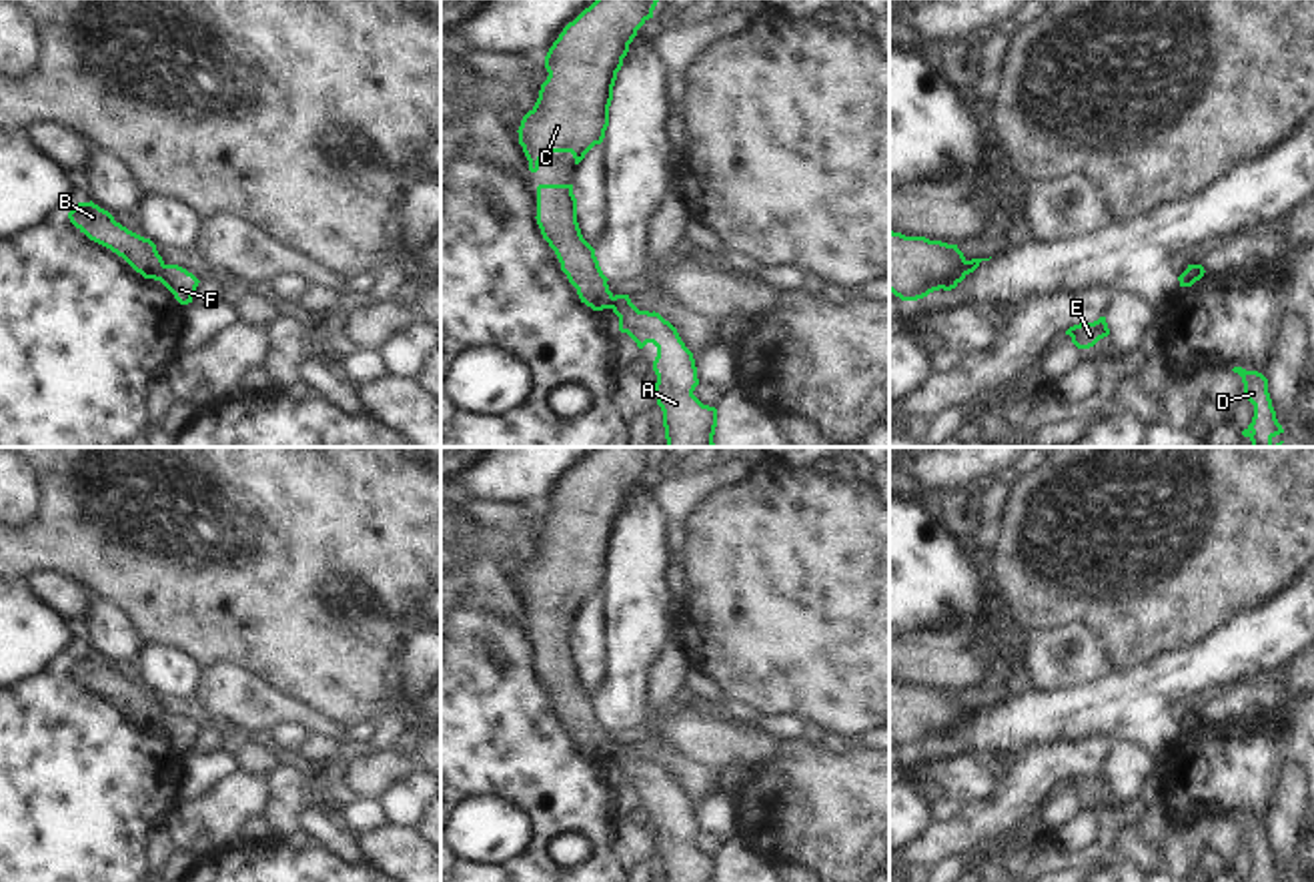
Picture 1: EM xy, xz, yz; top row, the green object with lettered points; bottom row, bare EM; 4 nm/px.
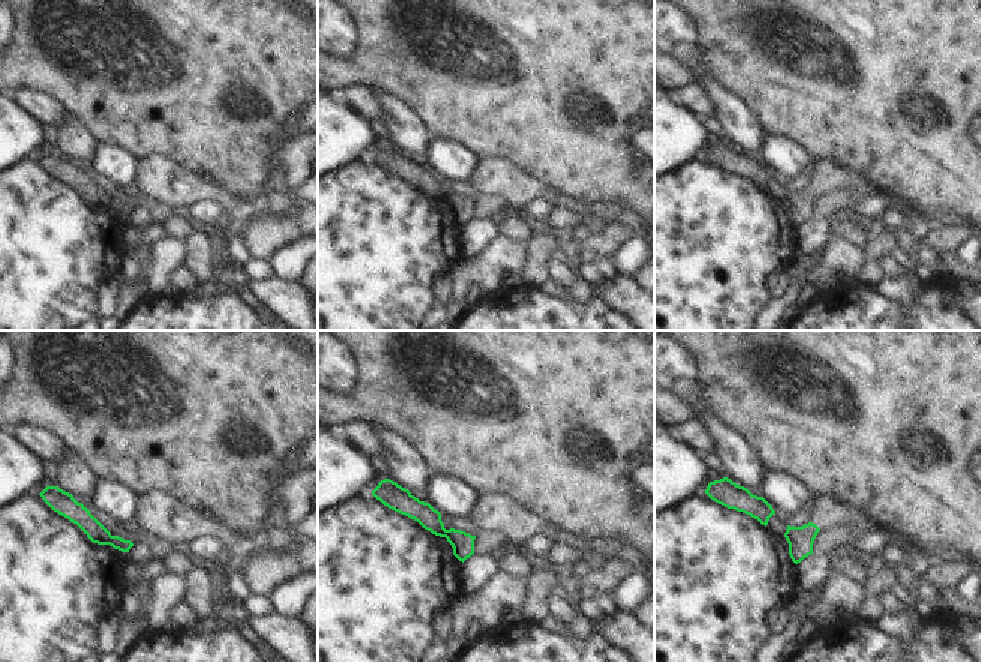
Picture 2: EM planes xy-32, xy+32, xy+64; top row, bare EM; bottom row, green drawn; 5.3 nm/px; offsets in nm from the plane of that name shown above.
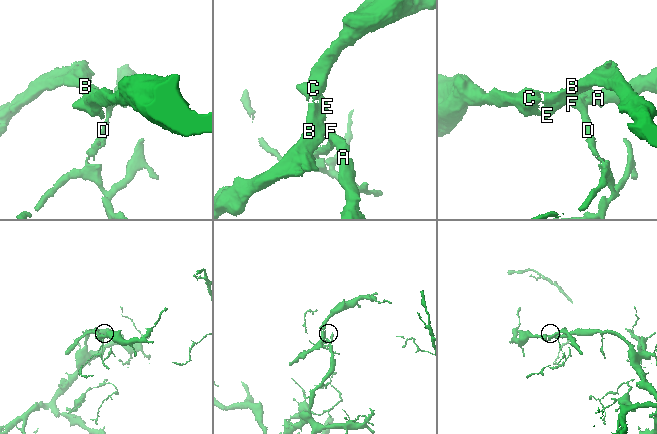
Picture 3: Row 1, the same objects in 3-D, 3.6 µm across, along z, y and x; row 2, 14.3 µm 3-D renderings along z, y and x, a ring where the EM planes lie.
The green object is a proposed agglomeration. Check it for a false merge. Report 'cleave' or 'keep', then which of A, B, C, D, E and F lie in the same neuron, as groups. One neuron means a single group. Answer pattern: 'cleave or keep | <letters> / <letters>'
cleave | A D F / B C E

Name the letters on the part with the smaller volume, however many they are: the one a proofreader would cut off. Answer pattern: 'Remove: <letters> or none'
Remove: B, C, E

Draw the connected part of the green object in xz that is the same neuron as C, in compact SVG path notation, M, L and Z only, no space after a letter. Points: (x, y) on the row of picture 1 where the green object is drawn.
M595 0L563 28L545 56L549 76L517 130L531 172L547 152L571 152L579 164L603 142L617 72L657 2Z

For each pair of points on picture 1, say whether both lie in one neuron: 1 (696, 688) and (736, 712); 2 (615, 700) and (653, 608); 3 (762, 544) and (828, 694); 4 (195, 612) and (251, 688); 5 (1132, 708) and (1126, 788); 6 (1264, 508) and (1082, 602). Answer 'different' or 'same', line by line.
1: same
2: same
3: same
4: different
5: different
6: same

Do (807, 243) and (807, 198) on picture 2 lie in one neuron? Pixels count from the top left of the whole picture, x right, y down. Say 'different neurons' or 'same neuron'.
different neurons

